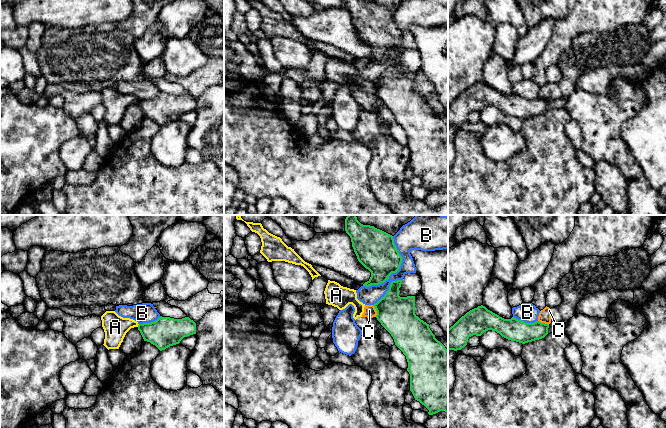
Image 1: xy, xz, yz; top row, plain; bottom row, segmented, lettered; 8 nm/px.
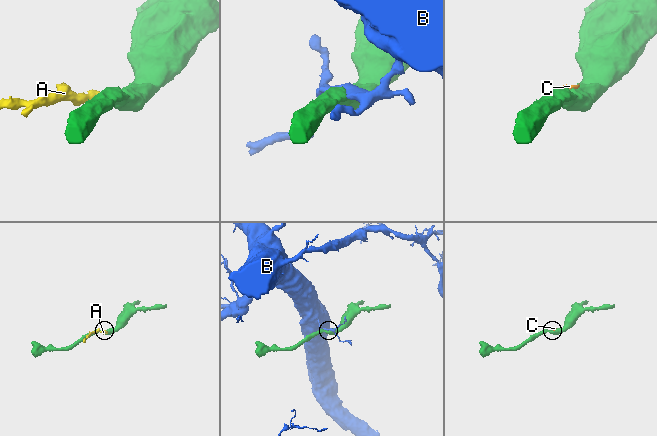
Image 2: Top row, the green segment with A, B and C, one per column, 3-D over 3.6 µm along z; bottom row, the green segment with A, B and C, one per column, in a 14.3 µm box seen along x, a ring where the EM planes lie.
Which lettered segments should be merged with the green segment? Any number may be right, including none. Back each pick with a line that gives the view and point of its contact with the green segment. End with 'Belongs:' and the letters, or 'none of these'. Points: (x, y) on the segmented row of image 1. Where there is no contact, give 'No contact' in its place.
Belongs: none of these

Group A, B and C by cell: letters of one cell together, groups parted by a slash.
A C / B

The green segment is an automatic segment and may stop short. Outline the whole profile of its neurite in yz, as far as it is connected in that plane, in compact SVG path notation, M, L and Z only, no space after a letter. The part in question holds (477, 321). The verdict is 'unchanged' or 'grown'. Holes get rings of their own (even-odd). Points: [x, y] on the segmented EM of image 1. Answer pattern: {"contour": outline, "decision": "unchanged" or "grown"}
{"contour": "M481 305L467 312L448 329L448 350L461 350L471 336L481 336L488 330L496 331L508 340L525 344L544 338L548 328L548 324L539 321L526 323L514 317L504 319Z", "decision": "unchanged"}

